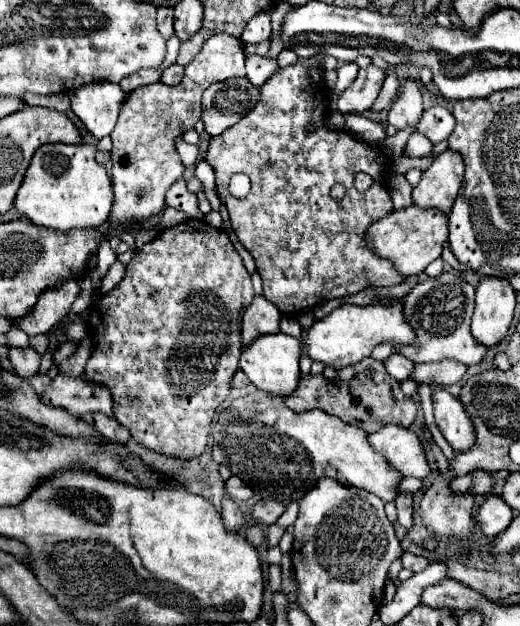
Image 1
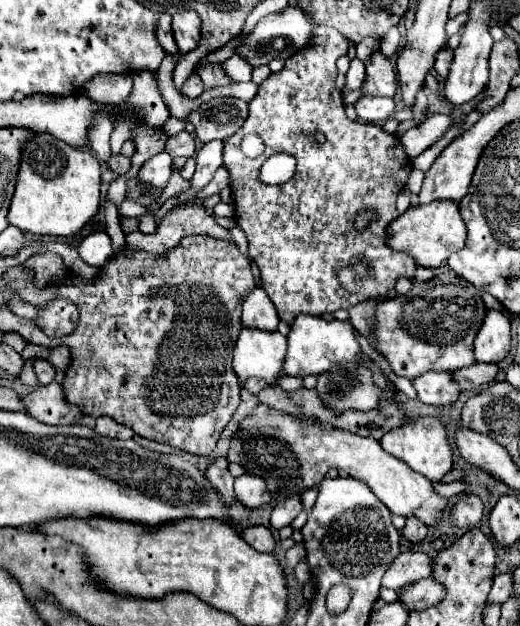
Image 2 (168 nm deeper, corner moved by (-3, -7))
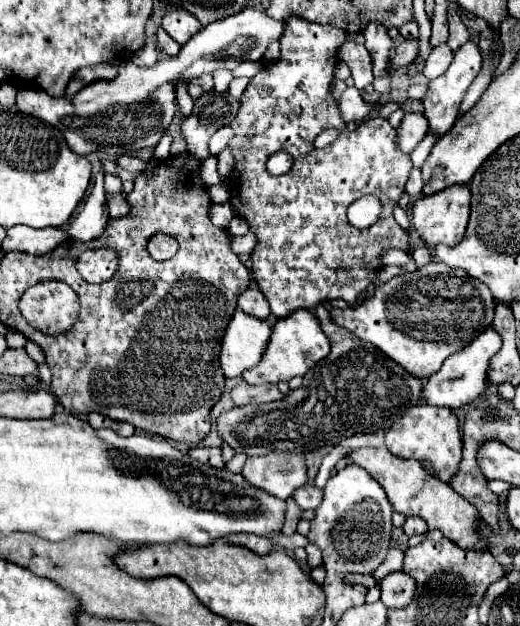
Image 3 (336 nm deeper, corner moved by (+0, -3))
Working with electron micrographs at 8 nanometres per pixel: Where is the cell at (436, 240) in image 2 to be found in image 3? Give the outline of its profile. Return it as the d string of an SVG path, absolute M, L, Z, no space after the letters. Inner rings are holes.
M469 185L463 187L447 187L447 191L439 191L429 197L419 197L413 207L411 207L411 227L419 233L419 239L427 247L437 247L439 243L455 247L455 243L461 243L467 221L469 221L469 199L471 191L467 189Z

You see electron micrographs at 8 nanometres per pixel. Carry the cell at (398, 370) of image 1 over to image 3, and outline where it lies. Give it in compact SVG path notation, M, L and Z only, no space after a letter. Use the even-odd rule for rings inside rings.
M487 327L487 331L481 331L477 339L471 345L467 345L463 351L447 357L441 369L423 381L423 403L457 409L481 397L487 385L489 359L501 349L501 343L503 343L501 335L493 327Z

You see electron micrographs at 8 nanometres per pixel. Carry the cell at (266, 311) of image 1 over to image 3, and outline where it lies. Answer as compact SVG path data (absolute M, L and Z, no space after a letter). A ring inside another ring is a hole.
M247 289L243 295L239 295L239 309L243 309L247 315L263 319L263 321L271 315L269 303L259 289Z

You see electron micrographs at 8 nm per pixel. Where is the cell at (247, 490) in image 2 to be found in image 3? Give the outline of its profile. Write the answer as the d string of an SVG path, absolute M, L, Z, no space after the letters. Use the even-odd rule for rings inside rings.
M273 451L265 457L247 457L247 463L241 471L241 475L261 491L269 491L269 495L275 495L277 499L289 499L293 491L307 481L307 467L301 453L293 451Z

